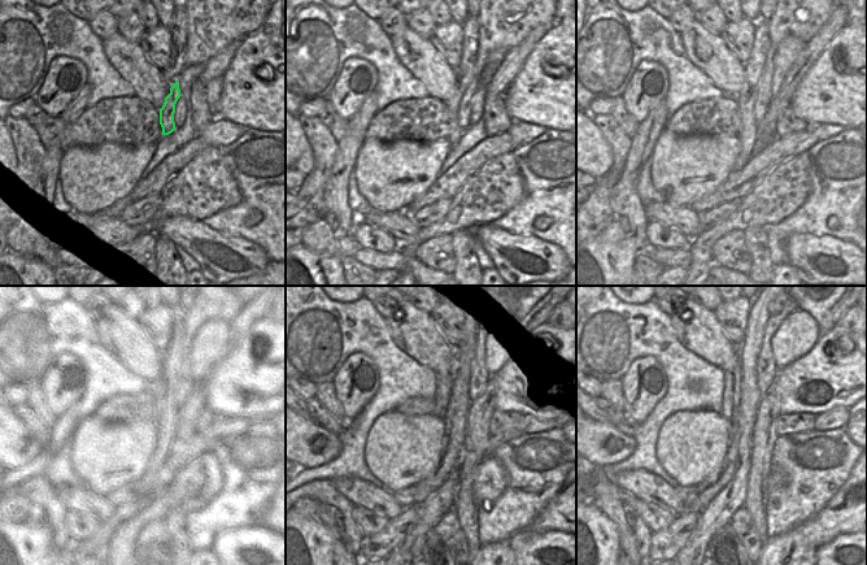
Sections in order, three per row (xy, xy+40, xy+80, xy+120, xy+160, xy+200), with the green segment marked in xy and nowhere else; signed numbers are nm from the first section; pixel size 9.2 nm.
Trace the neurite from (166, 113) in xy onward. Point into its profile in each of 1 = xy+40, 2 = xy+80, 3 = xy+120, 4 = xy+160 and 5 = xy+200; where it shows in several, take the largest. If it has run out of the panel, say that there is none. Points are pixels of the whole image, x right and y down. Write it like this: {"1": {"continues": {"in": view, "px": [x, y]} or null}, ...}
{"1": {"continues": {"in": "xy+40", "px": [466, 95]}}, "2": {"continues": {"in": "xy+80", "px": [765, 96]}}, "3": {"continues": {"in": "xy+120", "px": [186, 381]}}, "4": {"continues": {"in": "xy+160", "px": [479, 377]}}, "5": {"continues": {"in": "xy+200", "px": [766, 365]}}}

